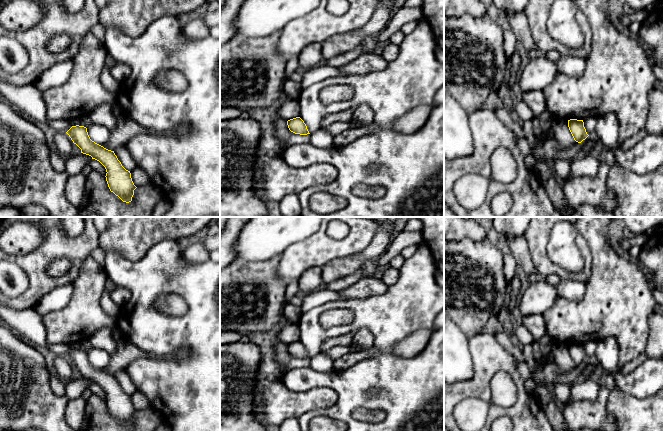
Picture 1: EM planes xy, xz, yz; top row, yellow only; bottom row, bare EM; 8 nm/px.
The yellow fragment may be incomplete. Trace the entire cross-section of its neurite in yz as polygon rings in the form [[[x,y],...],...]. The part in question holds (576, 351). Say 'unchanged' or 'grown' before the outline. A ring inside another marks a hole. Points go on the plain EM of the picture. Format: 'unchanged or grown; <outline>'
unchanged; [[[570,343],[568,344],[568,351],[574,364],[578,367],[581,367],[589,360],[584,351],[583,344]]]

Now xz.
unchanged; [[[296,341],[287,345],[288,352],[291,356],[300,359],[310,358],[306,348],[300,341]]]

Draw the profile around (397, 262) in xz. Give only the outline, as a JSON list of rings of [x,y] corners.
[[[399,254],[398,256],[396,256],[391,260],[389,265],[391,268],[394,268],[399,271],[404,263],[405,263],[405,259]]]

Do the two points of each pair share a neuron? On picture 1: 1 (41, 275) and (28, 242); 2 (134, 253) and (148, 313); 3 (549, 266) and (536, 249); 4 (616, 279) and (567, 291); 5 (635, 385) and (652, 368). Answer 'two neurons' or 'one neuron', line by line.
1: two neurons
2: two neurons
3: one neuron
4: two neurons
5: one neuron

